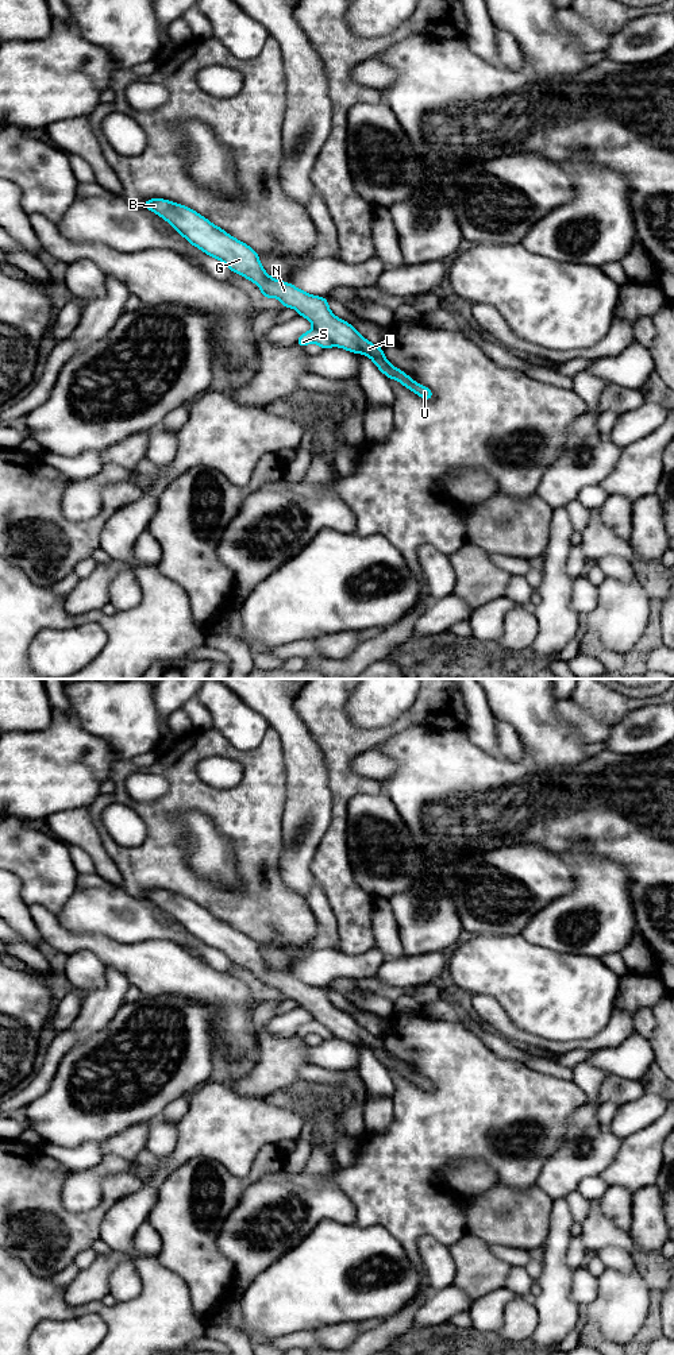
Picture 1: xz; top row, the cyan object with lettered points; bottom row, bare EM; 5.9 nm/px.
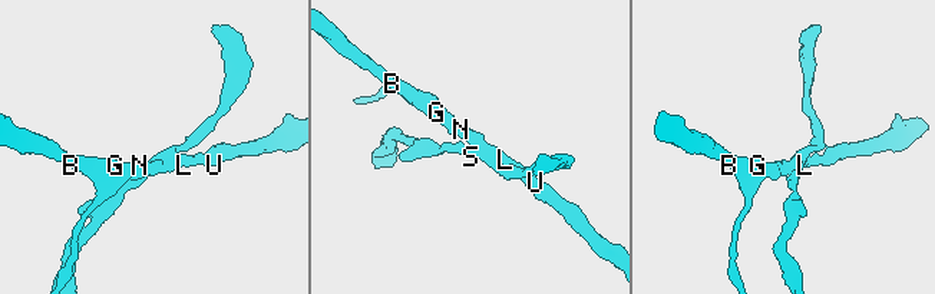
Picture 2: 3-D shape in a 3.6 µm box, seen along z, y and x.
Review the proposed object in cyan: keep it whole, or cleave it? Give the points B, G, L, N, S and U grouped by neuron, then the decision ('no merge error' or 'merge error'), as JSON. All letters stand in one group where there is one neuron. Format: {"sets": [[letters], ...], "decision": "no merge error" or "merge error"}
{"sets": [["B", "G", "L", "N", "U"], ["S"]], "decision": "merge error"}

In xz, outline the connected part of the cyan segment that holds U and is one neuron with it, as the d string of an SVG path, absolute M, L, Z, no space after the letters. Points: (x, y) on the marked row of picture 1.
M163 198L146 200L143 206L165 219L192 246L222 260L231 271L253 281L266 300L274 297L284 308L293 308L308 319L313 328L326 335L335 347L369 356L381 372L428 401L434 393L415 382L403 370L394 368L385 358L381 345L371 344L353 325L338 319L324 297L308 294L289 282L271 278L262 267L258 252L228 235L193 209Z

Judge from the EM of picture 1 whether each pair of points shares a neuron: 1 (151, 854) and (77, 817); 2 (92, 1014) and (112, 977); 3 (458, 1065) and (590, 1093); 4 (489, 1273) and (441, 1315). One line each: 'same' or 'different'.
1: different
2: same
3: different
4: different

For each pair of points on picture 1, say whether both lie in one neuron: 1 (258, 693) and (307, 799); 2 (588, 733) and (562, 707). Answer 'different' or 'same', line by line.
1: same
2: same

